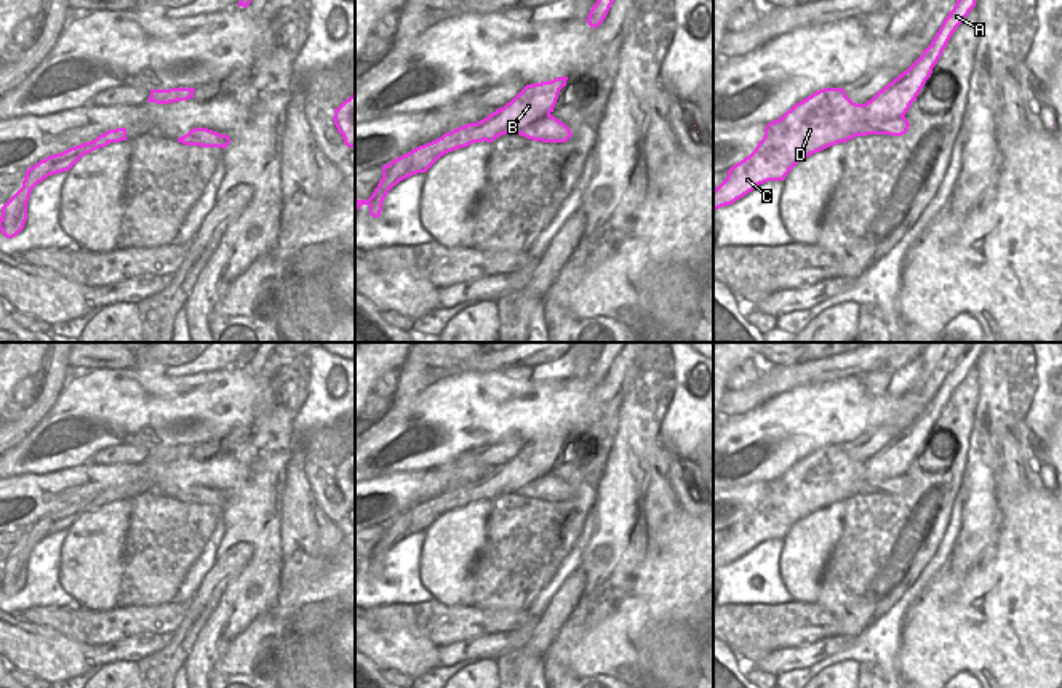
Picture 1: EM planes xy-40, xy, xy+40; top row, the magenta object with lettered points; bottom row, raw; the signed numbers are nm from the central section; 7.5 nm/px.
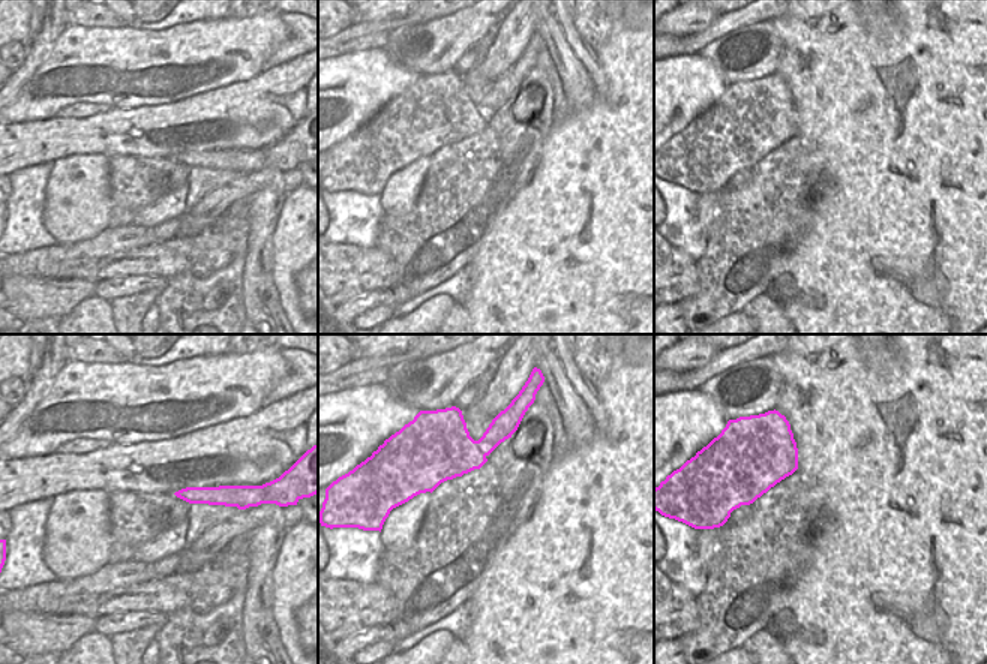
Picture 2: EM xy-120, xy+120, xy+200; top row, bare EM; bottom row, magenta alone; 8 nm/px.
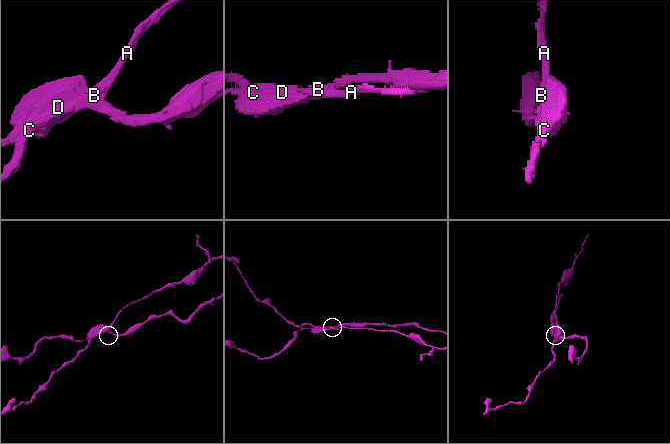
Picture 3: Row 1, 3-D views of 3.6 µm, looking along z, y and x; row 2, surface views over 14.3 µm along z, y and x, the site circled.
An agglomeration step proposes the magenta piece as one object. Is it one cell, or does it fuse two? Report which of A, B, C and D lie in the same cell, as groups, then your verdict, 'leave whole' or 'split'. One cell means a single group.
A B / C D; split

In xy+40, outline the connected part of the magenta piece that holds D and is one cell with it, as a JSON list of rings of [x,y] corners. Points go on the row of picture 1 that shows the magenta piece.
[[[824,88],[796,102],[781,118],[769,122],[765,136],[755,150],[728,170],[726,179],[713,189],[713,211],[733,205],[768,181],[784,181],[790,170],[809,155],[856,136],[889,134],[902,136],[910,123],[905,117],[884,123],[870,123],[865,118],[865,106],[852,102],[843,88]]]

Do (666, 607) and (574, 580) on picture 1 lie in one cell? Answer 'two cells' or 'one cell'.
two cells

